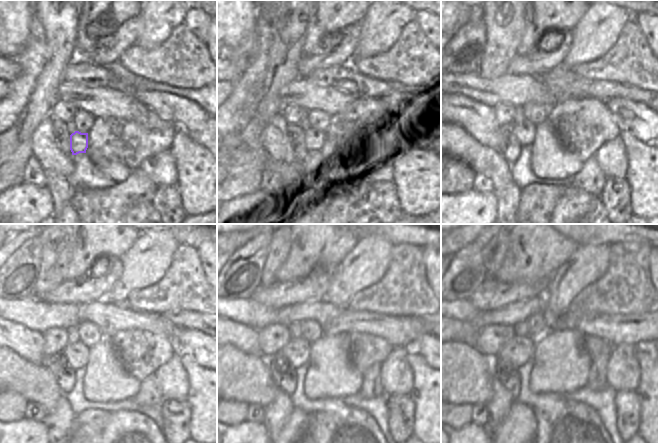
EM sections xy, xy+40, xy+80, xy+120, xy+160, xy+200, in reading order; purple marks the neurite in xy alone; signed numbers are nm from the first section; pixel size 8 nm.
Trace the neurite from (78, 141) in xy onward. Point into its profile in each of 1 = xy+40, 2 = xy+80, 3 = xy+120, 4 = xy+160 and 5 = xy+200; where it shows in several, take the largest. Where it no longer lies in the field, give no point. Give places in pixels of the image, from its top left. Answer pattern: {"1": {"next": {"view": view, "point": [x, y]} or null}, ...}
{"1": {"next": {"view": "xy+40", "point": [300, 138]}}, "2": {"next": {"view": "xy+80", "point": [525, 132]}}, "3": {"next": {"view": "xy+120", "point": [76, 353]}}, "4": {"next": {"view": "xy+160", "point": [297, 351]}}, "5": {"next": {"view": "xy+200", "point": [520, 350]}}}

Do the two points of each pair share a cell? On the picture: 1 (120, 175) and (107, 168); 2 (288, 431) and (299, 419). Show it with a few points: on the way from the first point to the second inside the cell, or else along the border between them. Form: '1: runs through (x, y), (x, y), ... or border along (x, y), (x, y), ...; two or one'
1: runs through (117, 172), (110, 169); one
2: runs through (291, 428), (297, 422); one

